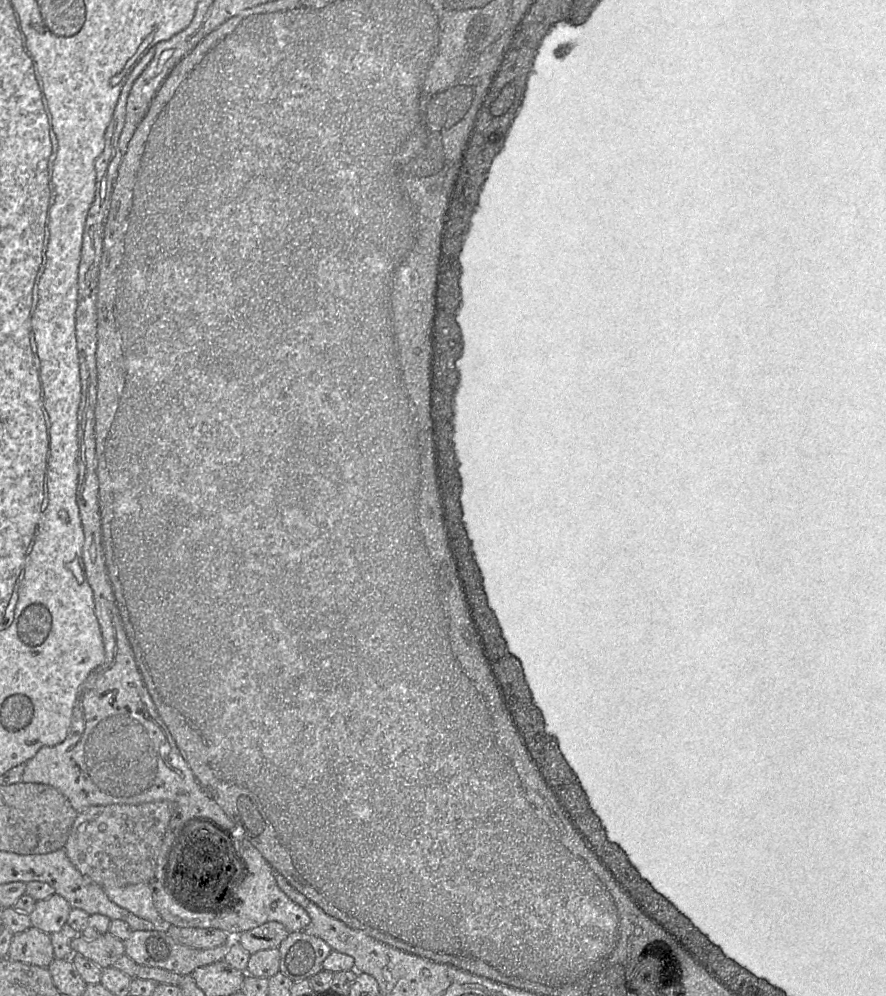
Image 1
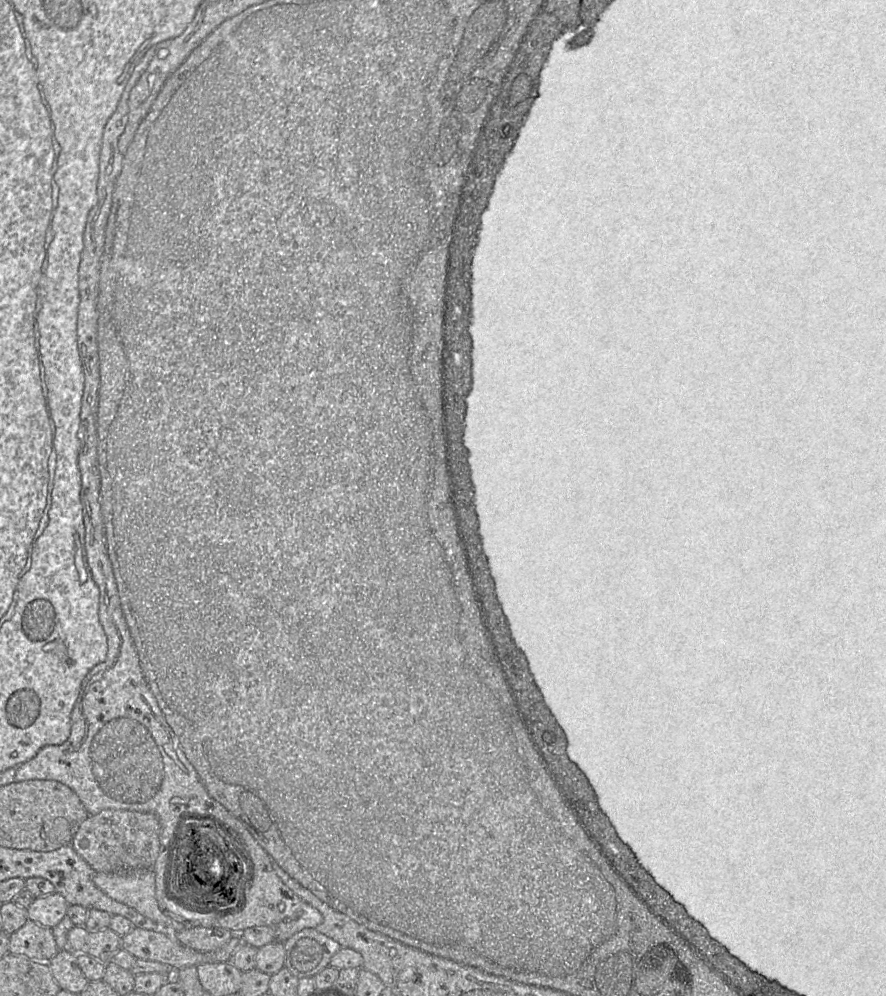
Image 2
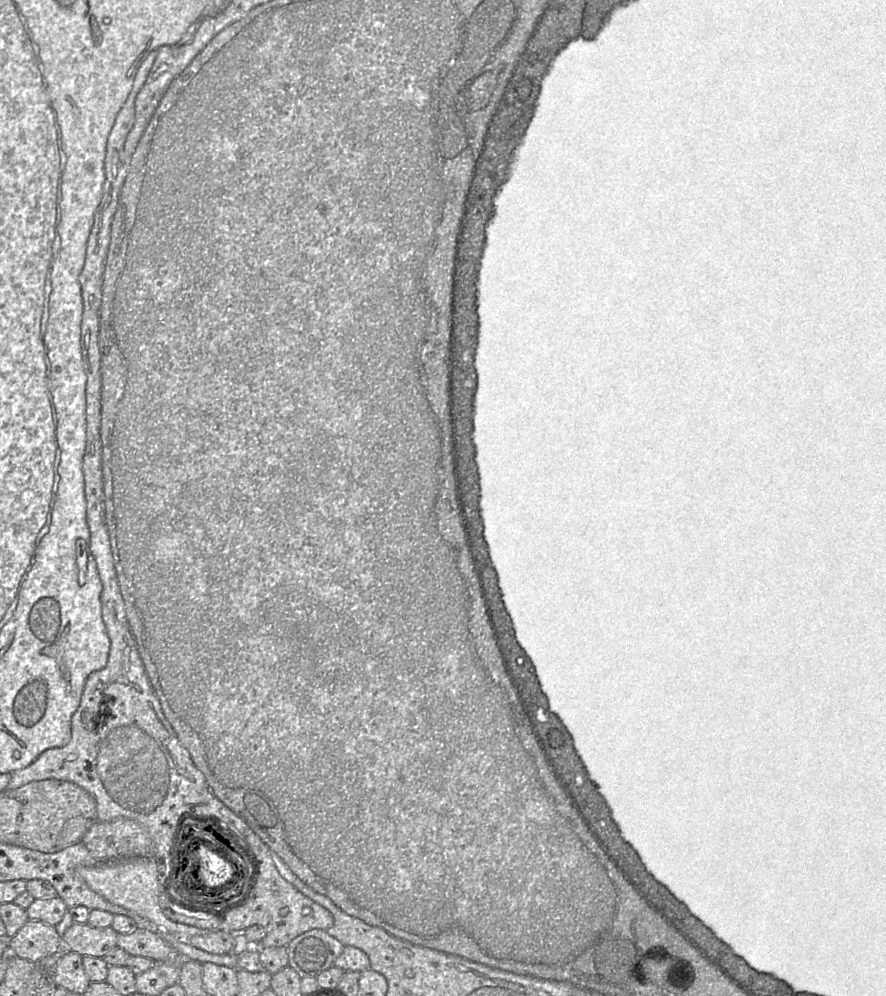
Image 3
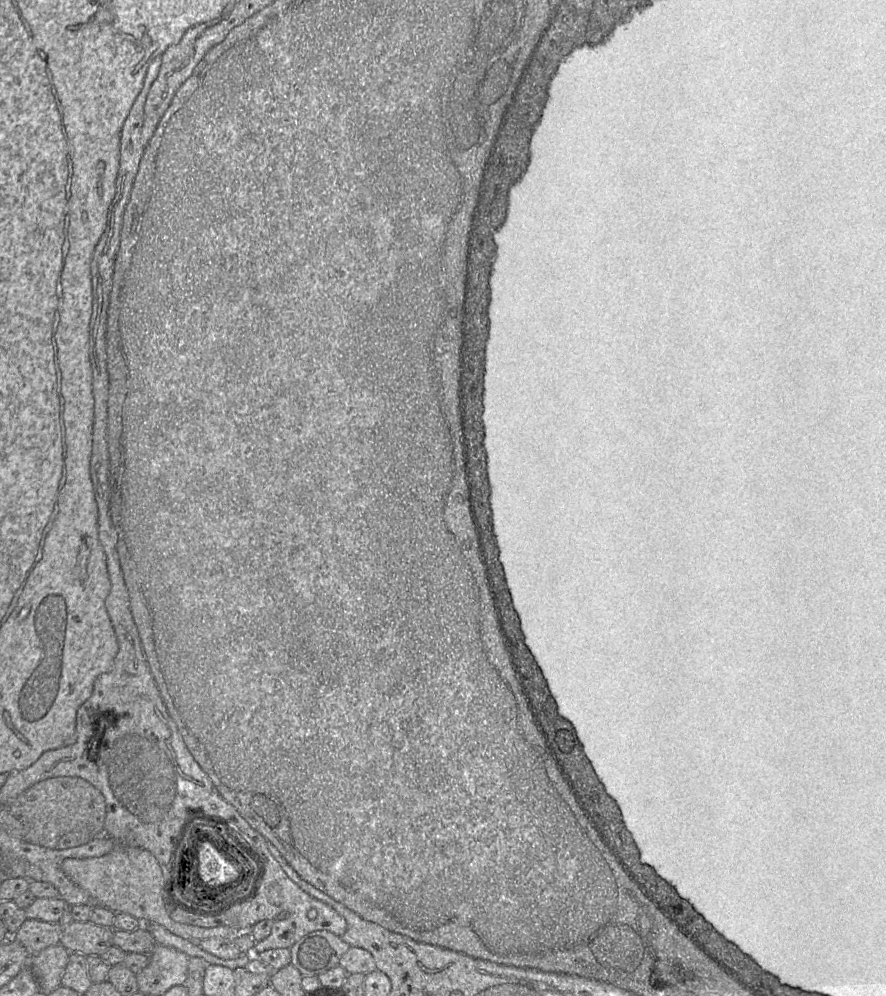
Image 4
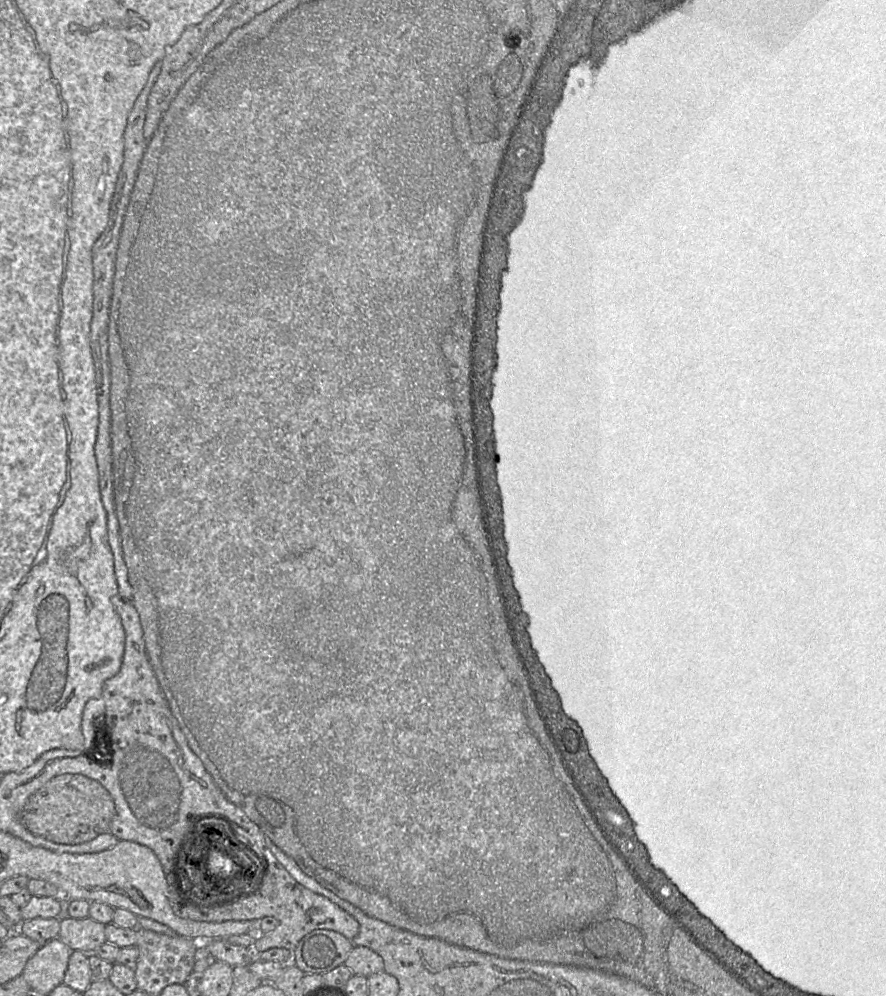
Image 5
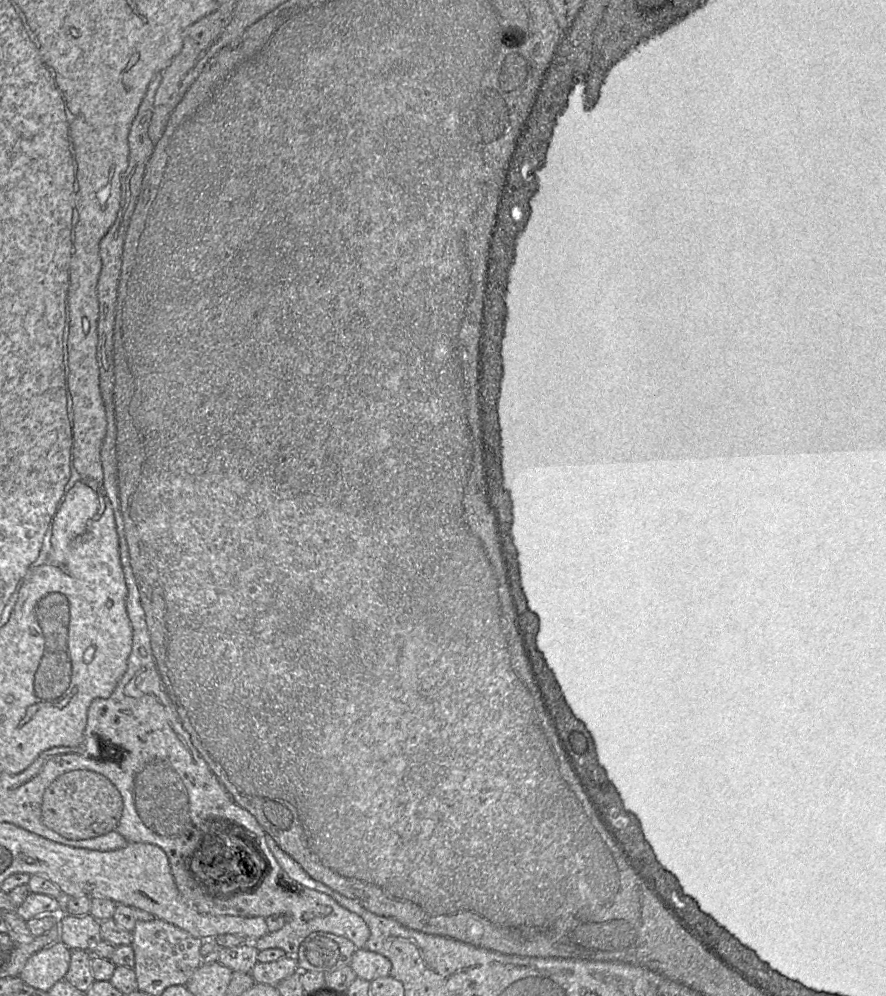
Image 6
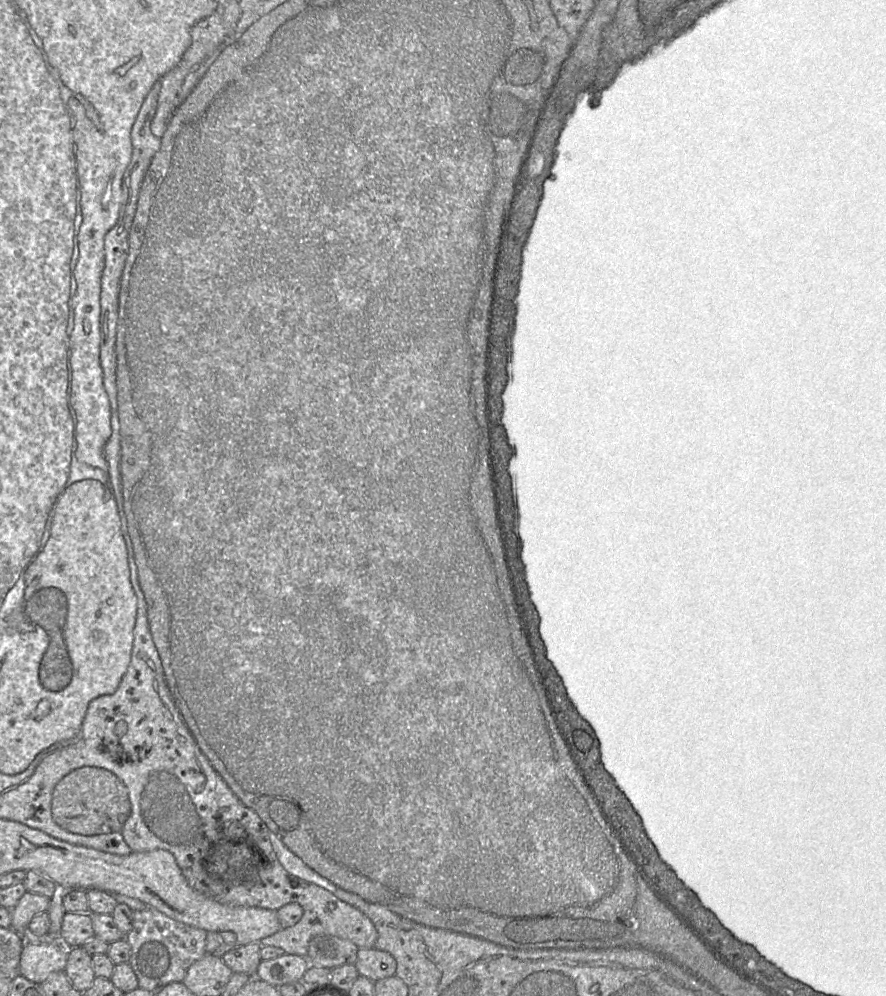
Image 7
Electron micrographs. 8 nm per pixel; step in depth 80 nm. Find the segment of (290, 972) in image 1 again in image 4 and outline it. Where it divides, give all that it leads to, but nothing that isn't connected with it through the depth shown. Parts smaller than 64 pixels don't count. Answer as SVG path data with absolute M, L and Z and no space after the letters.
M313 931L290 948L291 964L302 976L318 976L339 965L349 947L341 937L329 931Z

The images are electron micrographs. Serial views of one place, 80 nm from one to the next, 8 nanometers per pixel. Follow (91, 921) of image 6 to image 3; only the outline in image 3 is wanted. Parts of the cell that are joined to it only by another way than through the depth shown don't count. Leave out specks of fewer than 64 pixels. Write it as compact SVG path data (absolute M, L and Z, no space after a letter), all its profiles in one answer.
M73 923L62 936L62 951L103 958L113 948L118 947L117 935L111 926L96 928L88 923Z

